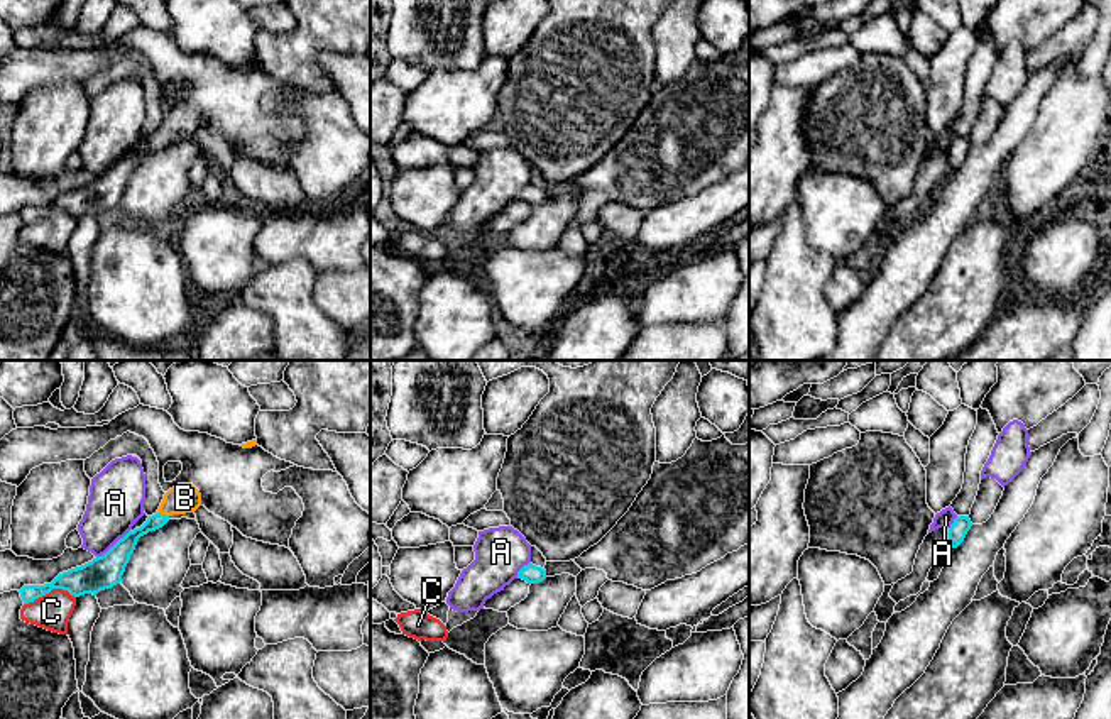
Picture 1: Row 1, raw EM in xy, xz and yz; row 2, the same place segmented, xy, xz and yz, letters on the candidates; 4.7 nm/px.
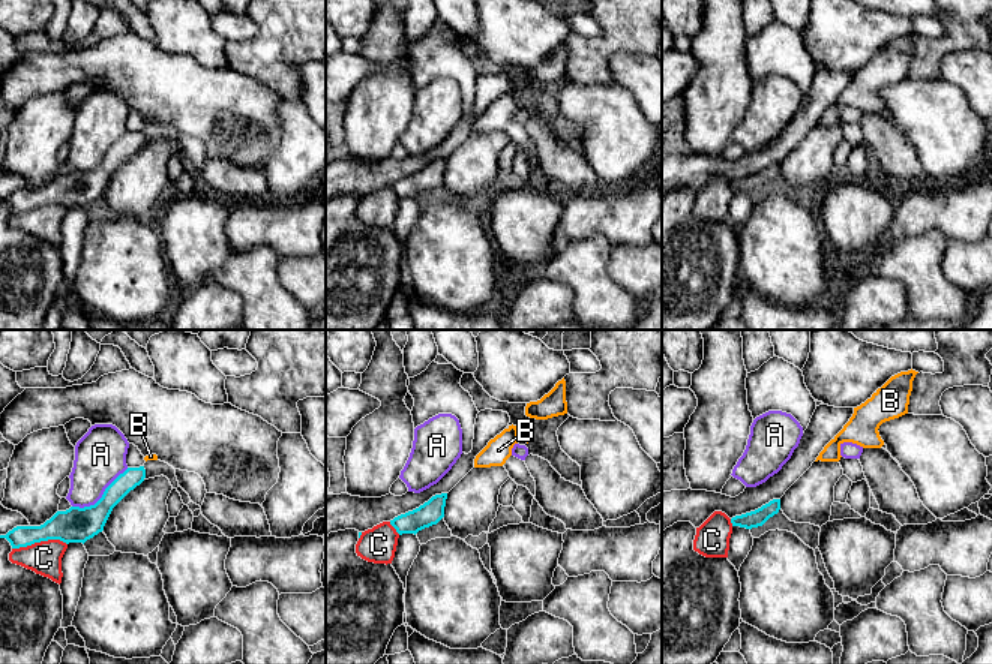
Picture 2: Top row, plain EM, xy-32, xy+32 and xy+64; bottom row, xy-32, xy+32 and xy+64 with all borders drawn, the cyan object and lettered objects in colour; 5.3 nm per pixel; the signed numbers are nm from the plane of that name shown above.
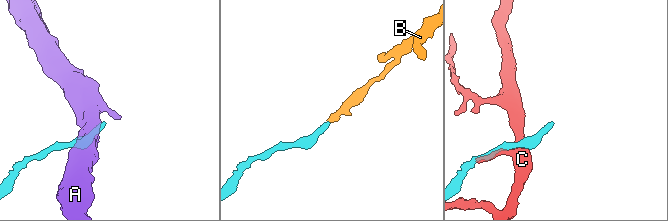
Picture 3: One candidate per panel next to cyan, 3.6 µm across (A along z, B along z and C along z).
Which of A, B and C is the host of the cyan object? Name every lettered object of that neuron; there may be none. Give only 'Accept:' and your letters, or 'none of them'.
Accept: B

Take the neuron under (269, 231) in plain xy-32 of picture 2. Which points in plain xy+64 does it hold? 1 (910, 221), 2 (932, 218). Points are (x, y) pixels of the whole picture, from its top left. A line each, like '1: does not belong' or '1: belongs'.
1: belongs
2: belongs

